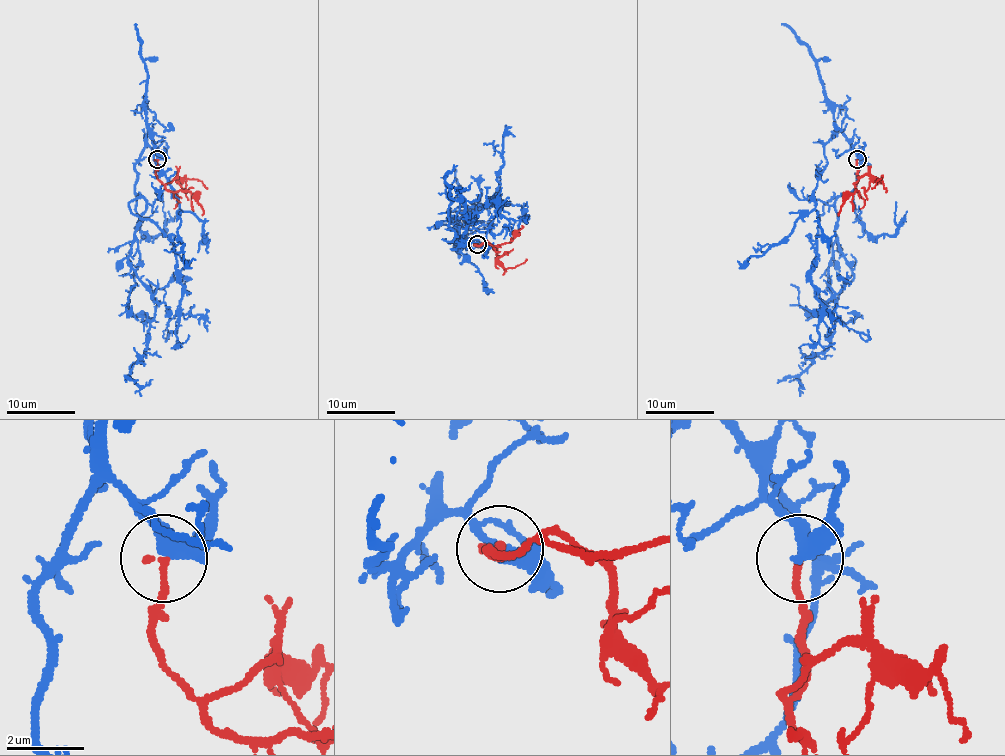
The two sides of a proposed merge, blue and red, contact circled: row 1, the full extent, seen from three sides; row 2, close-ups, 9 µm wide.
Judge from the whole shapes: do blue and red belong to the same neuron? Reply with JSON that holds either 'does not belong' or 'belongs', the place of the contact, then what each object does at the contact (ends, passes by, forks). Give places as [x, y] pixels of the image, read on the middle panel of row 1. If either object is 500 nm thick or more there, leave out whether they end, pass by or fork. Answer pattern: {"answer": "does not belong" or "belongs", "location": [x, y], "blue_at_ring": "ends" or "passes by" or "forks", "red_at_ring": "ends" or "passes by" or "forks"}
{"answer": "belongs", "location": [477, 244], "blue_at_ring": "passes by", "red_at_ring": "ends"}

